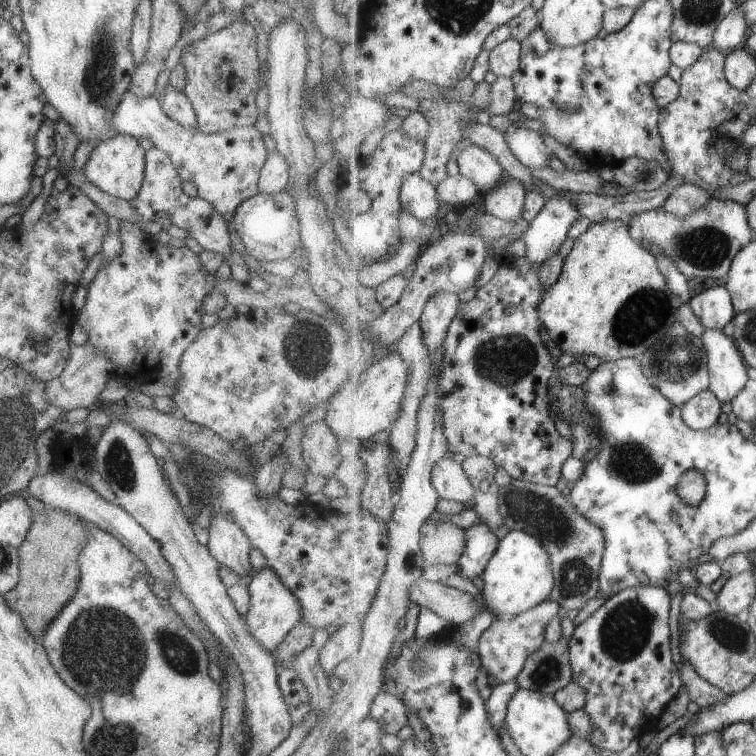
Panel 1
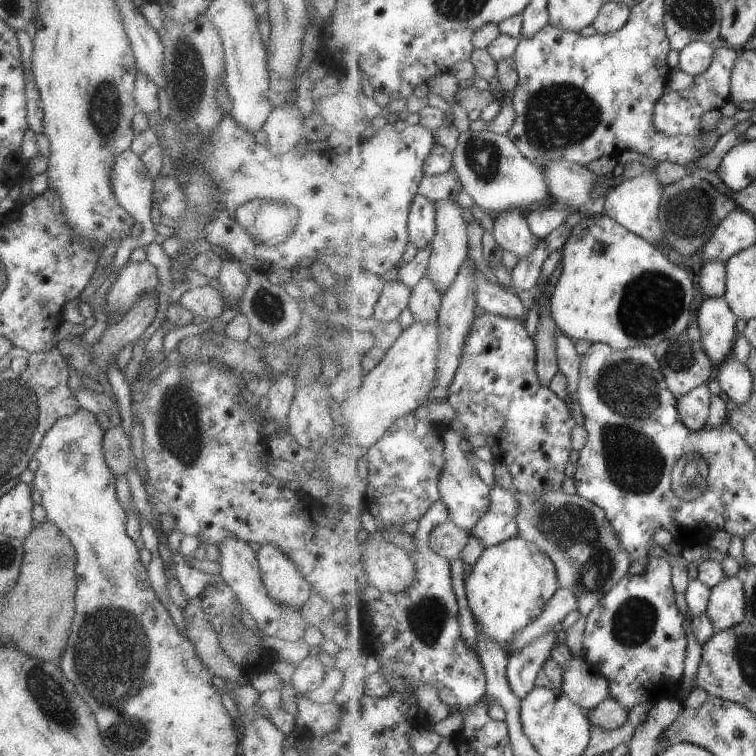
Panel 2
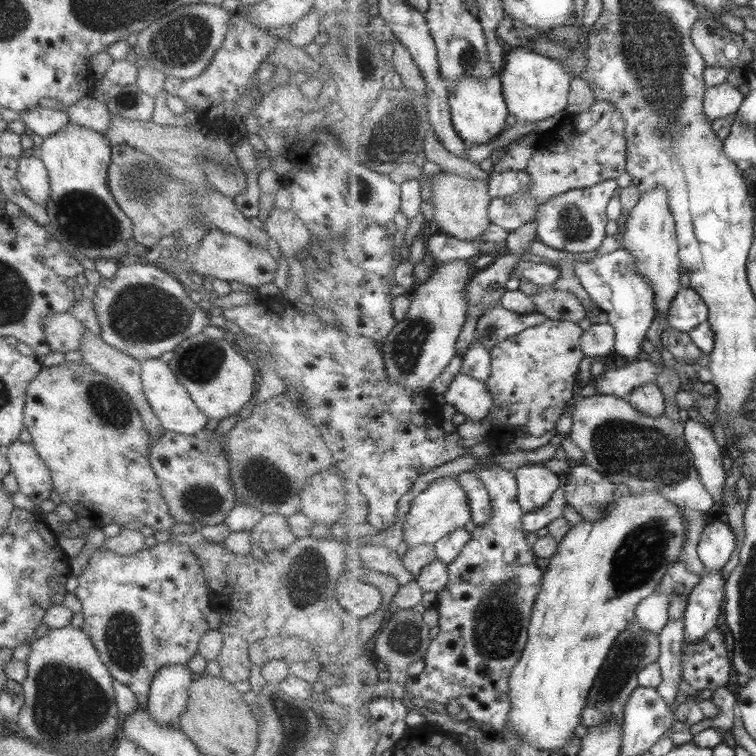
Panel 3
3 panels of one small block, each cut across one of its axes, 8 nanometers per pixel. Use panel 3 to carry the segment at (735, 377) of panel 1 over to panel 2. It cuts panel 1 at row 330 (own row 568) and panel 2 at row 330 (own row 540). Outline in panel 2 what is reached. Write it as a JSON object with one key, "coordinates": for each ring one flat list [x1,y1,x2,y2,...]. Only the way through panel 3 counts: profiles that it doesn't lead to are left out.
{"coordinates":[[724,296,704,299,695,311,697,326,702,333,700,344,717,368,733,354,739,318,731,311]]}

